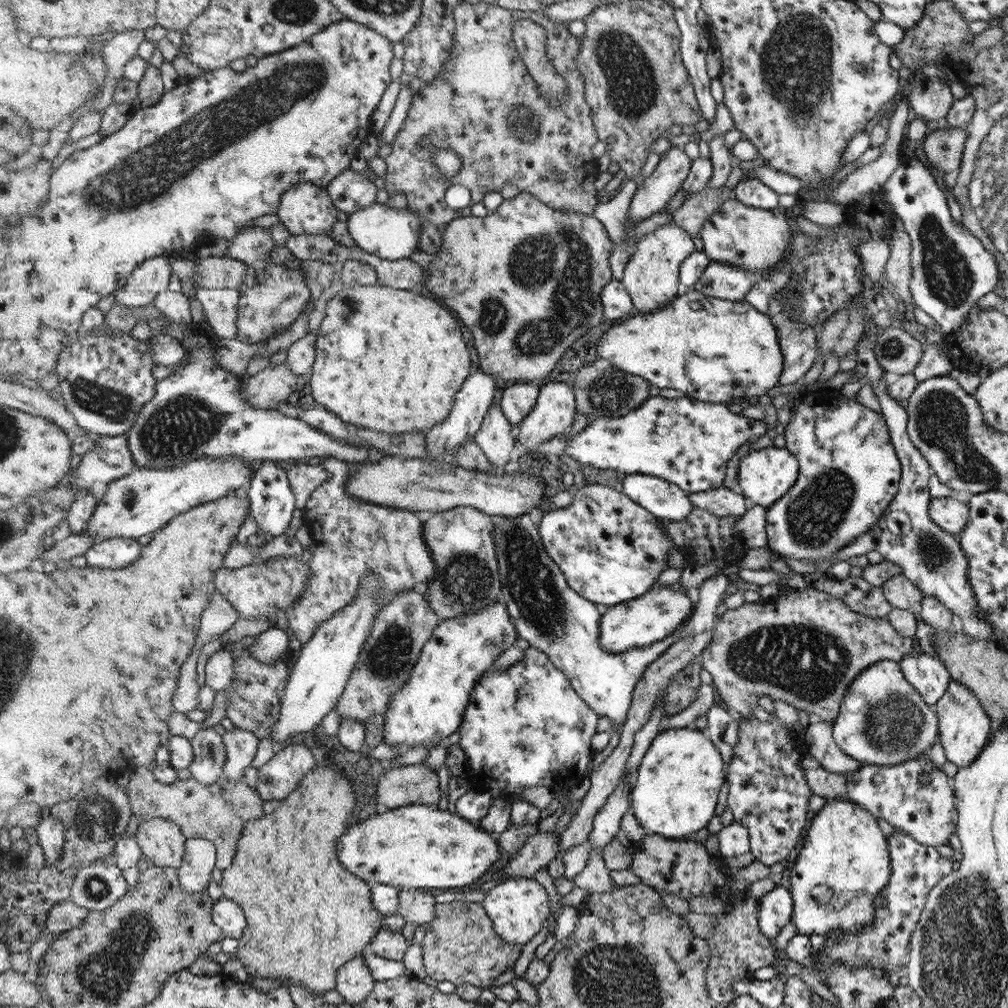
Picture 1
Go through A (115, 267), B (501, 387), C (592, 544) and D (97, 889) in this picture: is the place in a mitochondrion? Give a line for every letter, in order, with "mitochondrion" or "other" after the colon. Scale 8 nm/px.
A: other
B: other
C: mitochondrion
D: mitochondrion

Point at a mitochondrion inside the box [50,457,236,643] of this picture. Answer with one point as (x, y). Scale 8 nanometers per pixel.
(130, 494)

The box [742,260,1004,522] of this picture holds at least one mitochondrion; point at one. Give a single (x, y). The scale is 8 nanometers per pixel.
(942, 422)

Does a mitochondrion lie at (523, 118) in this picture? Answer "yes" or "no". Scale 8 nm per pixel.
yes

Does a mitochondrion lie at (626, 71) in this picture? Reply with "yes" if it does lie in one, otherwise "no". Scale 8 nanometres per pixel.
yes

